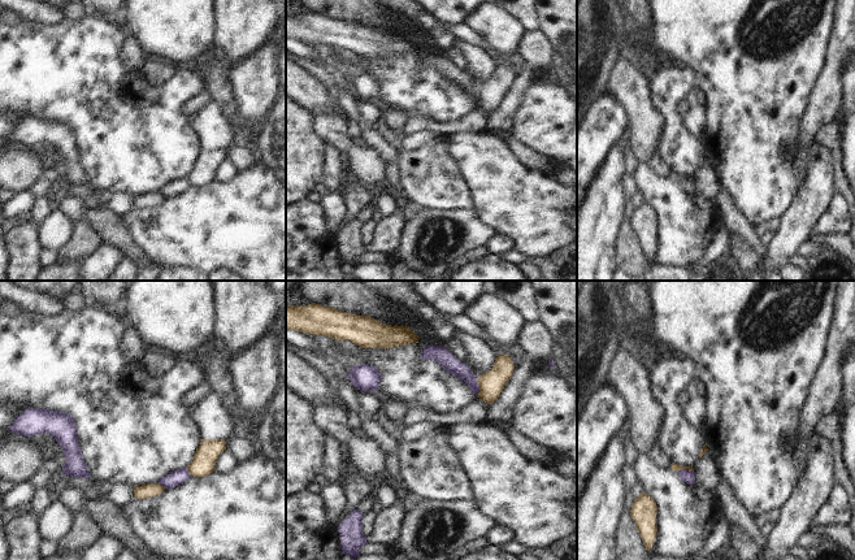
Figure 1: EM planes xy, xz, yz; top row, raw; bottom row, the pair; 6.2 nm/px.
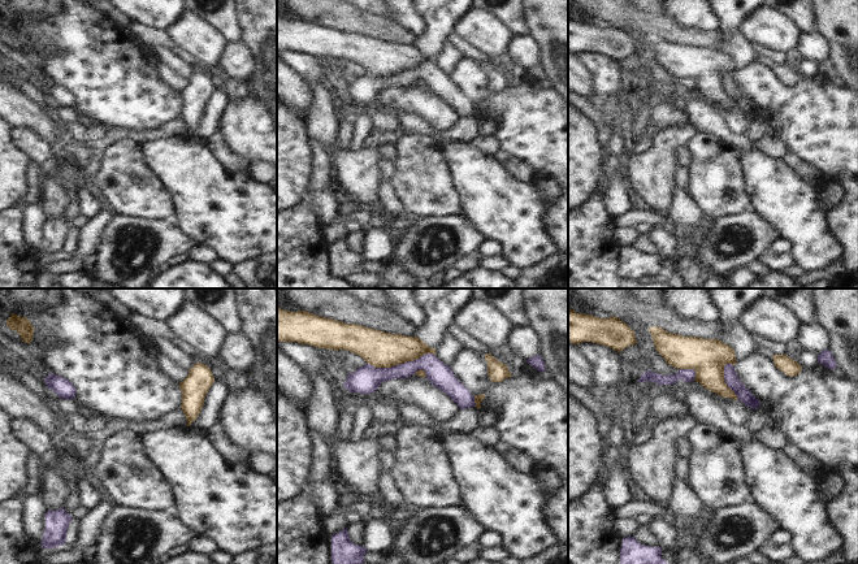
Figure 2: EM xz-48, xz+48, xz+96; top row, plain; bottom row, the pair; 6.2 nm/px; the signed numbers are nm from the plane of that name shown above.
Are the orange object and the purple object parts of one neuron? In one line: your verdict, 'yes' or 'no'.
no

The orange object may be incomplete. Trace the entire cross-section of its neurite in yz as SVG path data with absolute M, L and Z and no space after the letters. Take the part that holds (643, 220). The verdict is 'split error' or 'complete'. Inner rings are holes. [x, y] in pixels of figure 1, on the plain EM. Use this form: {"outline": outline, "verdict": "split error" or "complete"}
{"outline": "M642 201L630 217L630 225L641 243L647 260L651 259L656 248L656 222L657 216L655 209L646 201Z", "verdict": "complete"}

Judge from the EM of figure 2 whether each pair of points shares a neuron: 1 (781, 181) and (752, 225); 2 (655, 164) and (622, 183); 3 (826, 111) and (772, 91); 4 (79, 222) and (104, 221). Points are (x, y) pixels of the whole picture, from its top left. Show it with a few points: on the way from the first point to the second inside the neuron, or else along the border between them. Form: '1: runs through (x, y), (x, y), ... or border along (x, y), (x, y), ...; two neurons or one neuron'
1: border along (750, 209), (761, 213), (780, 235); two neurons
2: border along (628, 178), (633, 189); two neurons
3: runs through (813, 111), (796, 111), (785, 100); one neuron
4: border along (89, 221), (79, 229); two neurons

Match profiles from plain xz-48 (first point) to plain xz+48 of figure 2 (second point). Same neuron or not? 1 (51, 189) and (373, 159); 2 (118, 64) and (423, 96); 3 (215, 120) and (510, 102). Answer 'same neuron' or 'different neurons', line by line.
1: different neurons
2: same neuron
3: different neurons

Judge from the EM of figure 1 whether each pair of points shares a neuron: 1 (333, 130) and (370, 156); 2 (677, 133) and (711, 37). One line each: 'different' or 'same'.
1: same
2: different

